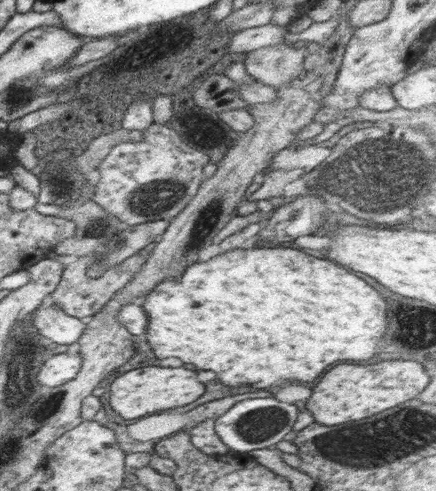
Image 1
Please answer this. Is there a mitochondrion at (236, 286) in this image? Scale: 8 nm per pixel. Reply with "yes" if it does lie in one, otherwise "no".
no

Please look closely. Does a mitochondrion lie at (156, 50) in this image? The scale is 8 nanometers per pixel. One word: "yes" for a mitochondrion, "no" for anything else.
no

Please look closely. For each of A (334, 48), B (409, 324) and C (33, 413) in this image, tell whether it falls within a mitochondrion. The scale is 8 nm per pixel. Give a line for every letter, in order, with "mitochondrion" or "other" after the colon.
A: other
B: other
C: mitochondrion

